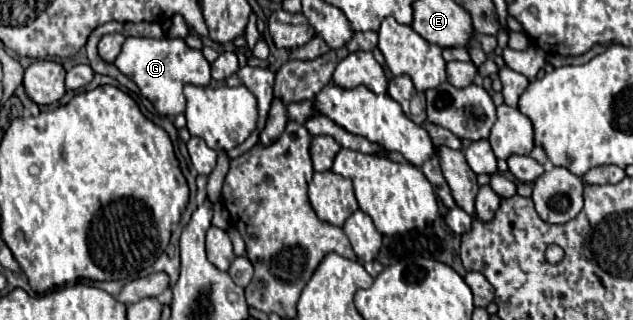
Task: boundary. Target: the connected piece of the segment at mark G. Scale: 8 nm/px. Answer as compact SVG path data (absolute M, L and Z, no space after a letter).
M126 37L120 55L114 65L128 75L140 89L142 97L146 97L154 109L164 117L176 117L184 113L184 85L206 87L210 85L210 63L204 59L202 51L190 49L184 39L152 39L152 37Z

